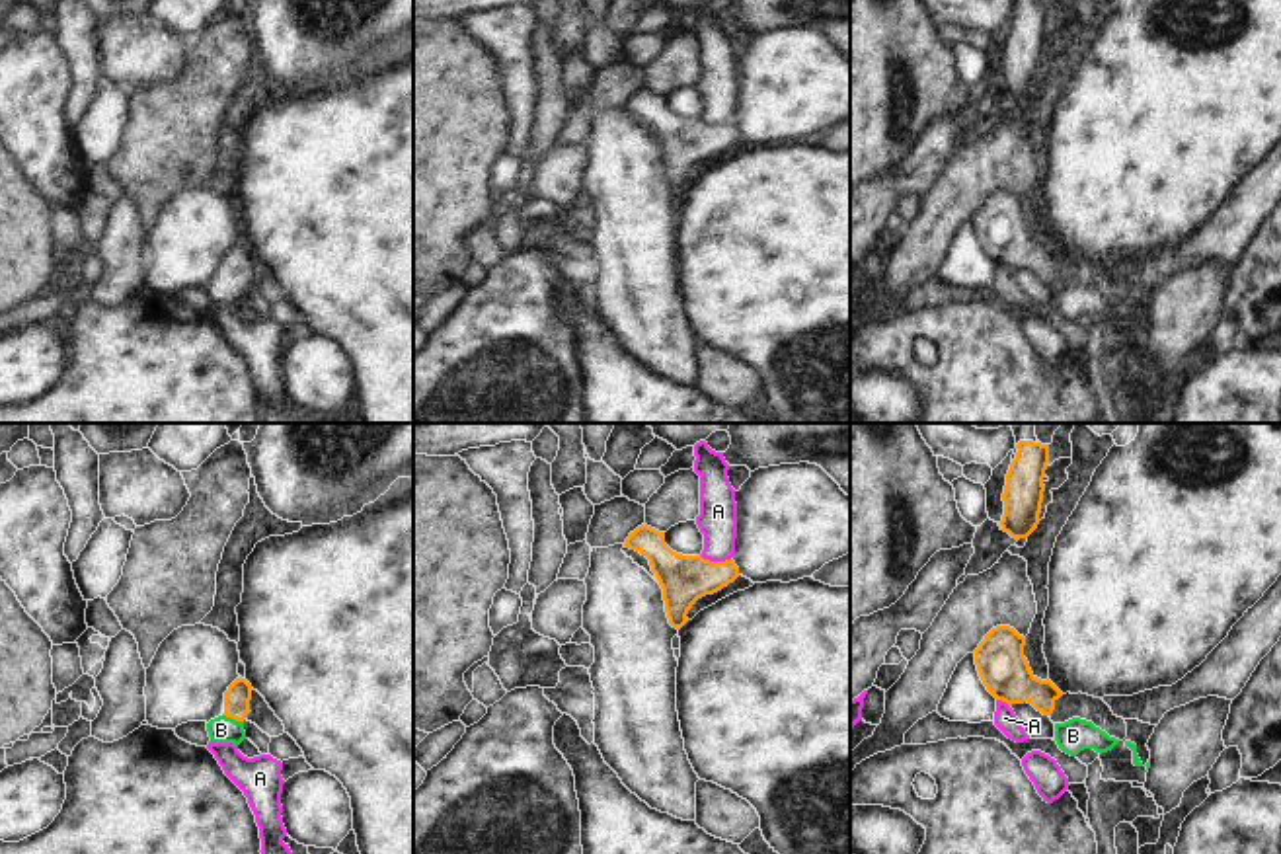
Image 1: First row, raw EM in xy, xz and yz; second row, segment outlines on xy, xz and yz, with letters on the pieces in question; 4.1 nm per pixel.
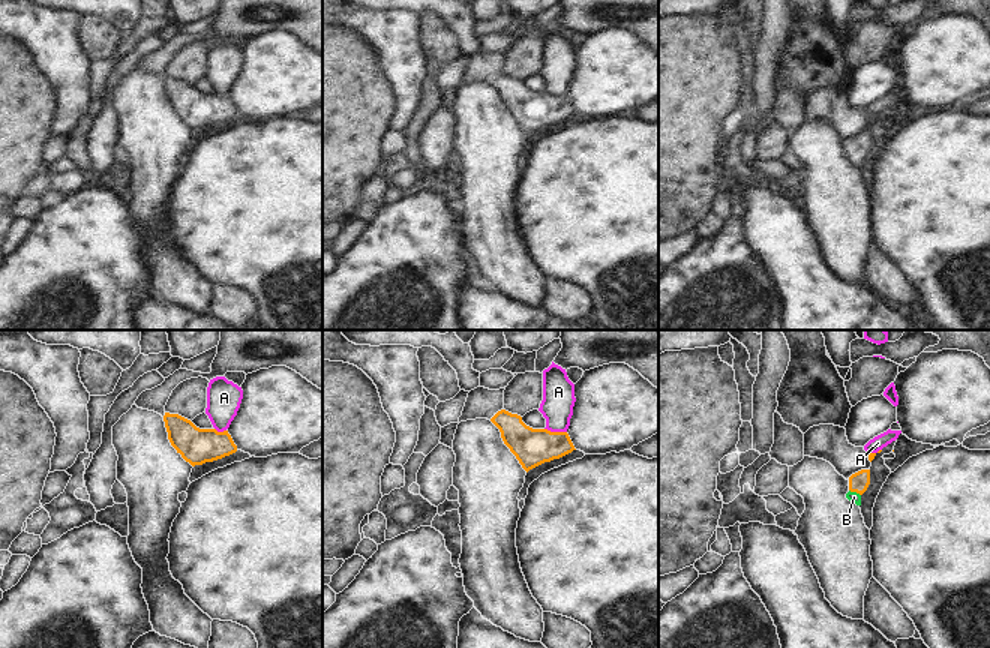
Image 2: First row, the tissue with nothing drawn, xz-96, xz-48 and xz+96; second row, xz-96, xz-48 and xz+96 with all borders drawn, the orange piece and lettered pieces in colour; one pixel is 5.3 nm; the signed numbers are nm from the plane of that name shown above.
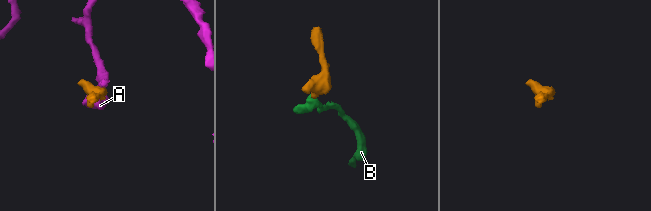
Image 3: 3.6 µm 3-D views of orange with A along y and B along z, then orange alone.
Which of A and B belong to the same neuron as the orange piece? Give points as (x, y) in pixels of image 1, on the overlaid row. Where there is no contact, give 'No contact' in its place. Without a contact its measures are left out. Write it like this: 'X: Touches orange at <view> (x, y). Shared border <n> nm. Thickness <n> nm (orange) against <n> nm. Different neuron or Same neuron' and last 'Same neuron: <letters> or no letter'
A: Touches orange at xz (716, 562). Shared border 130 nm. Thickness 200 nm (orange) against 160 nm. Different neuron
B: Touches orange at xy (232, 718). Shared border 90 nm. Thickness 110 nm (orange) against 110 nm. Same neuron
Same neuron: B.

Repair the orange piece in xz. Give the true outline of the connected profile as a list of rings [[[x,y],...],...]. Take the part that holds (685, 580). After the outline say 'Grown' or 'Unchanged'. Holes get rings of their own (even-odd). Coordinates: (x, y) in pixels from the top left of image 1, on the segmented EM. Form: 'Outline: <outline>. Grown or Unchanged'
Outline: [[[647,524],[638,526],[624,542],[626,548],[649,560],[665,601],[669,624],[680,630],[692,604],[721,591],[739,577],[733,560],[710,562],[702,556],[682,556],[665,544],[665,532]]]. Unchanged.

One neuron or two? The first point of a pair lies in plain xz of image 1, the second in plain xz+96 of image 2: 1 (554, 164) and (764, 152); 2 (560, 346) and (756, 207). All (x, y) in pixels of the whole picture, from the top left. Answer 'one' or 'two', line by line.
1: one
2: two

